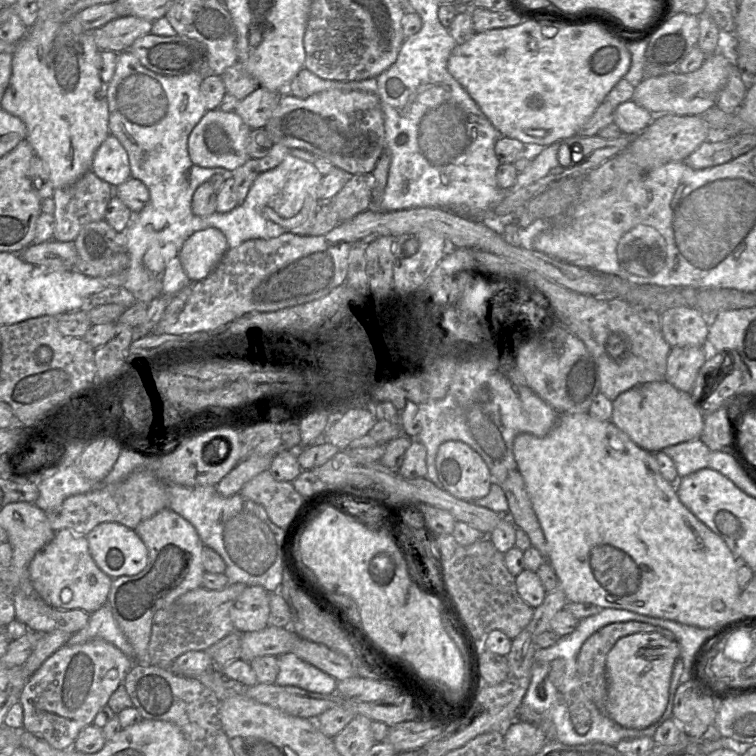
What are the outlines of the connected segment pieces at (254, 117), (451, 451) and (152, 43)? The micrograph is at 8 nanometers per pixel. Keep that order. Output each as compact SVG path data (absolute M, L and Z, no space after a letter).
M258 87L242 99L234 112L251 128L264 128L277 108L281 93Z
M447 441L439 446L436 470L442 488L455 498L475 501L490 492L492 476L488 466L461 441Z
M149 33L136 39L129 51L145 68L161 76L209 73L206 47L186 36L158 36Z

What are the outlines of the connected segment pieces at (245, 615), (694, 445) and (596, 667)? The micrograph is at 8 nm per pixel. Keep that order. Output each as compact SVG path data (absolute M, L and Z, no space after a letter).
M246 586L230 608L235 631L240 633L263 630L269 614L268 591L261 586Z
M694 439L668 446L662 451L674 462L679 478L709 466L709 448Z
M627 621L610 623L597 632L593 633L582 645L576 660L577 674L586 696L600 709L605 712L607 700L607 679L606 679L606 656L614 644L622 637L635 633L656 632L669 640L675 640L675 635L662 627L654 626L645 622Z

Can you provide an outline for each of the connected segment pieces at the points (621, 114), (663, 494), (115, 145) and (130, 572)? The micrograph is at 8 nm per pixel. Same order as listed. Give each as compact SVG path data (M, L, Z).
M630 100L616 107L613 120L623 135L635 137L649 126L654 117L651 112Z
M588 412L559 413L556 424L546 436L537 437L529 433L518 434L513 442L513 454L517 470L524 479L533 510L546 539L547 561L557 575L558 583L565 593L567 602L591 603L602 608L624 609L650 617L712 629L710 633L747 615L741 614L734 618L734 604L743 589L737 582L735 557L732 551L722 538L682 504L676 491L676 484L668 482L661 475L654 453L638 446L611 421L598 420Z
M109 134L97 149L91 171L112 187L131 178L127 152L115 136Z
M103 522L86 535L89 553L109 577L133 576L147 565L148 551L134 529L118 522Z

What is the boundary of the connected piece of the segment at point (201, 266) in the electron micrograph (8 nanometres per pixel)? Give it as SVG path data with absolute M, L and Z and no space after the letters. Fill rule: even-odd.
M209 227L190 235L179 251L182 267L191 282L206 278L228 250L224 233Z

